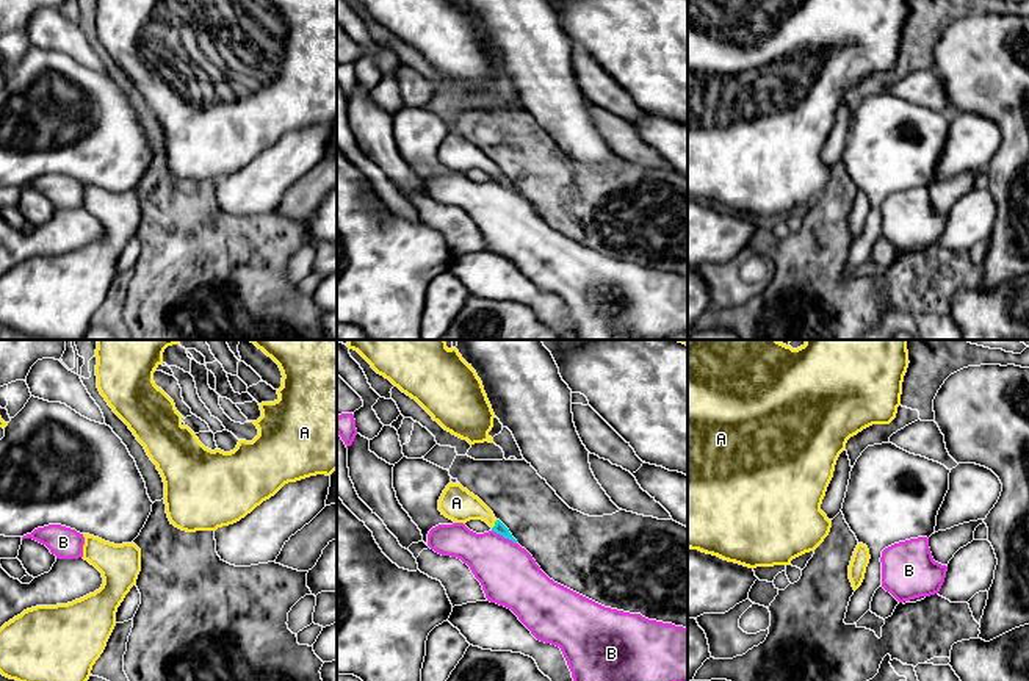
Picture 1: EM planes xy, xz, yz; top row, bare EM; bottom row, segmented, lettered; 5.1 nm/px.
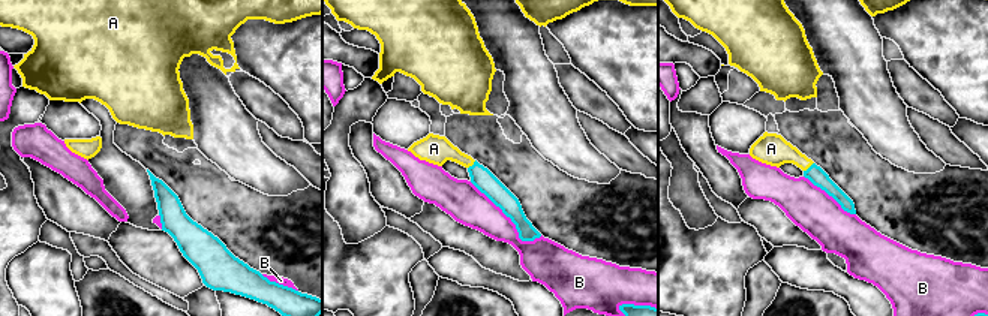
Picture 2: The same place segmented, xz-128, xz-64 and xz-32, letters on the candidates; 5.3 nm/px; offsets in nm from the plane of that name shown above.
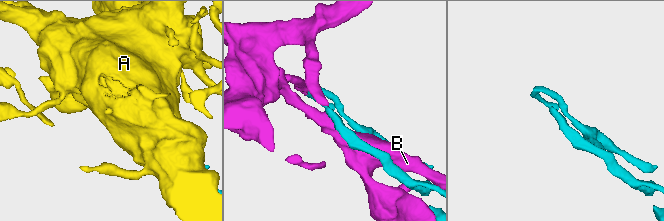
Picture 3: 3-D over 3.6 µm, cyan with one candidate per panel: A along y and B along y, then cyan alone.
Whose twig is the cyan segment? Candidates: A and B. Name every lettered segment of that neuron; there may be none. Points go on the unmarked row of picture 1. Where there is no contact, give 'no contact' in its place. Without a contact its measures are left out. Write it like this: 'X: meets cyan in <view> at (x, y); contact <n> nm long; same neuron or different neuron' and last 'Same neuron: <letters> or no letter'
A: meets cyan in xz at (495, 174); contact 50 nm long; same neuron
B: meets cyan in xz at (505, 187); contact 150 nm long; different neuron
Same neuron: A

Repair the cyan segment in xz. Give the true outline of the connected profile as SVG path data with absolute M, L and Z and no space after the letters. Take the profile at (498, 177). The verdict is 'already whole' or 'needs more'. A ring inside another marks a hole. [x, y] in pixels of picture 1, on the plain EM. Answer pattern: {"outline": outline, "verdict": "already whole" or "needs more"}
{"outline": "M450 132L446 135L439 149L439 160L442 161L442 164L456 172L482 169L492 177L493 182L517 193L509 178L495 168L493 161L460 133Z", "verdict": "needs more"}

